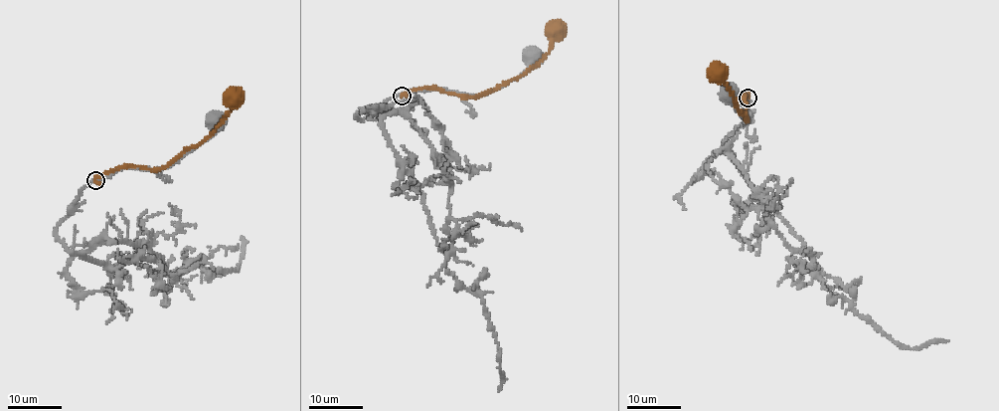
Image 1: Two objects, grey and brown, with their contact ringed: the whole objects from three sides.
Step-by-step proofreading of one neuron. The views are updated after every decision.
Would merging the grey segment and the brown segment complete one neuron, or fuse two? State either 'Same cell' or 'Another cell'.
Another cell

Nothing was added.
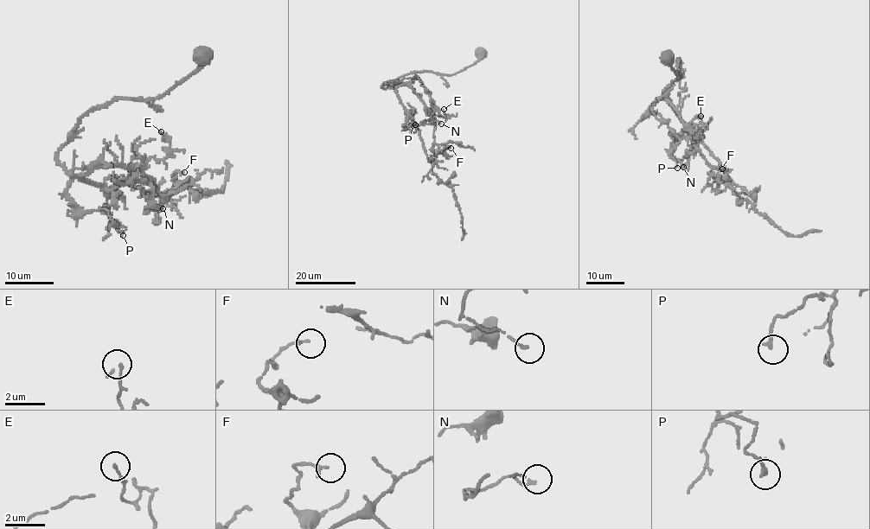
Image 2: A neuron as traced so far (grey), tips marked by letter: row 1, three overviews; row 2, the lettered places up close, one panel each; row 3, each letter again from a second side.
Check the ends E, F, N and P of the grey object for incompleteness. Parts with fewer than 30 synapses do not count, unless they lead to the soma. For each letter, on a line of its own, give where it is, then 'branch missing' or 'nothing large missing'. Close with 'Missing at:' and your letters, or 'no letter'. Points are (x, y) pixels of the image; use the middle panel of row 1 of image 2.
E: place (444, 109); nothing large missing
F: place (450, 148); nothing large missing
N: place (441, 124); nothing large missing
P: place (415, 124); nothing large missing
Missing at: no letter

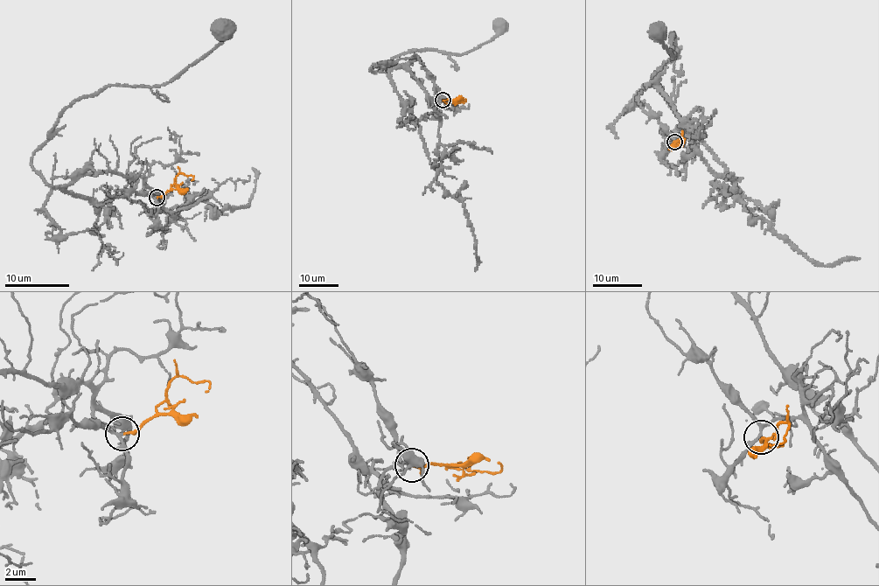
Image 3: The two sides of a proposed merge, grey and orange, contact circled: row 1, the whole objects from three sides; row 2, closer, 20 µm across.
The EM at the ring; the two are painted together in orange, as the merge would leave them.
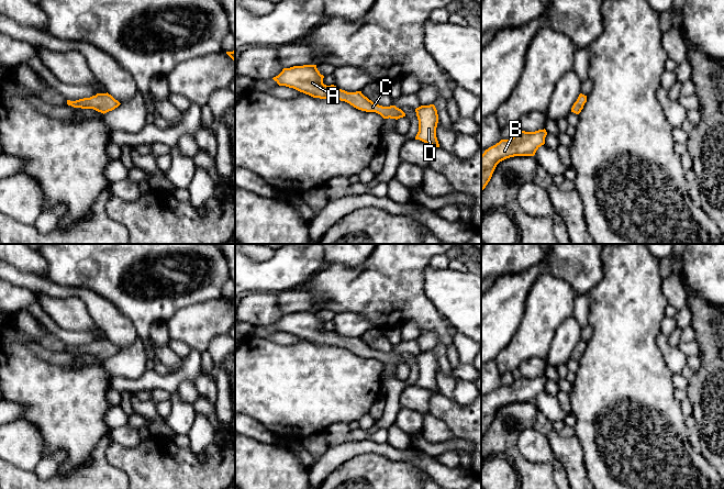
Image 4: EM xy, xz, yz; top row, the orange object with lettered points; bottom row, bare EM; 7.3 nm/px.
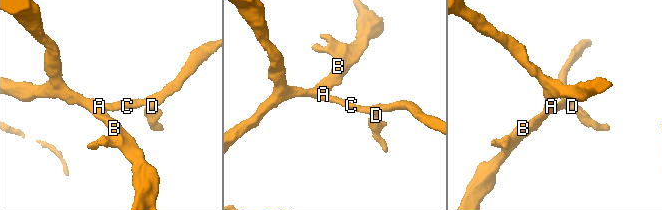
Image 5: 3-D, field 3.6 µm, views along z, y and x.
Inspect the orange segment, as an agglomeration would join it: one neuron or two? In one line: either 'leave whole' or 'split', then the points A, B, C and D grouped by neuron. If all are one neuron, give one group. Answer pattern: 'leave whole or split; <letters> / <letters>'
leave whole; A B C D

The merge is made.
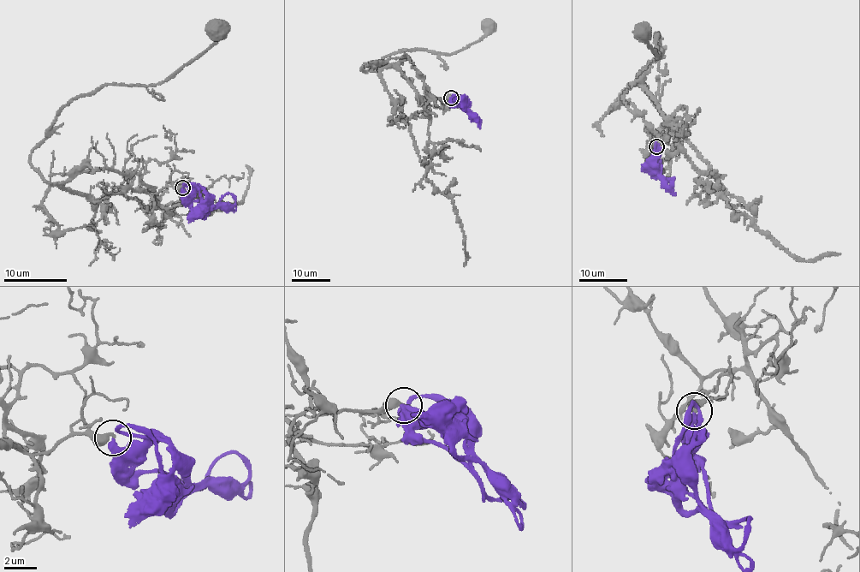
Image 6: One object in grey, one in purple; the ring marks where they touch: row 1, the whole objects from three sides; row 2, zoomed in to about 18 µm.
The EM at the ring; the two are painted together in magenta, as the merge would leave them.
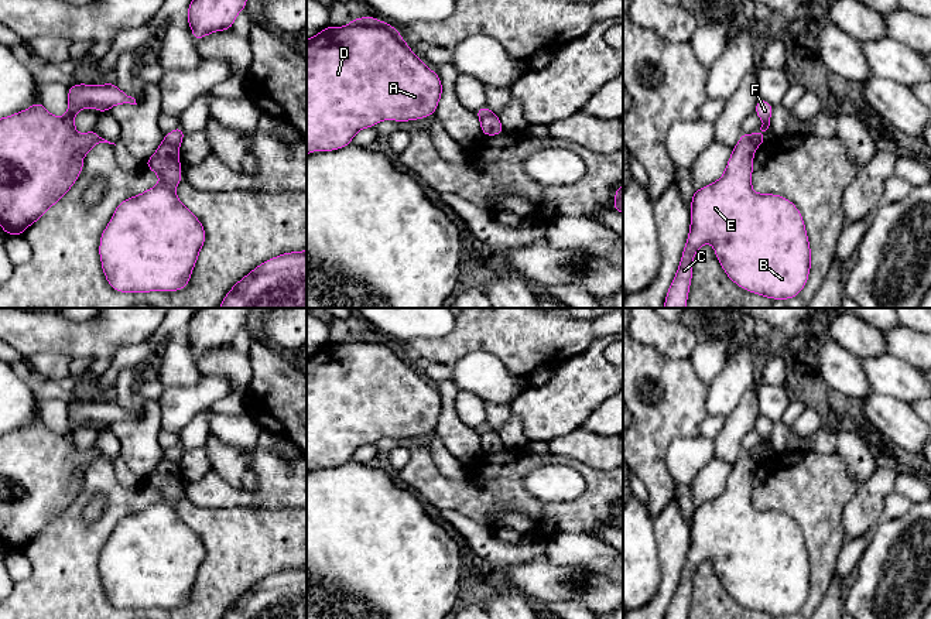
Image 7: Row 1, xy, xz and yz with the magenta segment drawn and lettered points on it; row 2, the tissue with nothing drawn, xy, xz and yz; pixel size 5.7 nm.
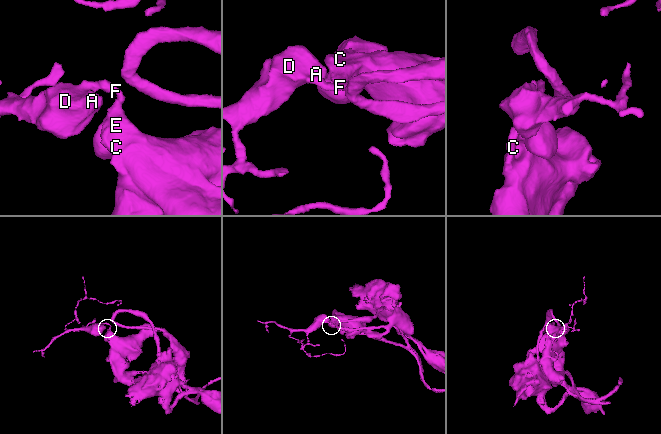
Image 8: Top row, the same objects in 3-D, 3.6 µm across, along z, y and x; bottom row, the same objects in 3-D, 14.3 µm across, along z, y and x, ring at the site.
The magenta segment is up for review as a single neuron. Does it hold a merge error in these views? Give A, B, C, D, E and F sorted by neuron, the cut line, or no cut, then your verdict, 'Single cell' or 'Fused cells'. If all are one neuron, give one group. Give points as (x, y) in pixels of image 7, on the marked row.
Groups: A D F / B C E. Split along xy (164, 139), (178, 147). Fused cells

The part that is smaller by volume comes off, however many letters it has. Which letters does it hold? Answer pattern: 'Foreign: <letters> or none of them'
Foreign: A, D, F

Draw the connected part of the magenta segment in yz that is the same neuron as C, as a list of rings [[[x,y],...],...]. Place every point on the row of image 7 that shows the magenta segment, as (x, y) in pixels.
[[[742,133],[723,175],[696,189],[678,270],[663,308],[685,308],[698,249],[711,243],[726,276],[771,300],[798,295],[811,271],[811,246],[798,208],[781,195],[752,189],[756,147]]]

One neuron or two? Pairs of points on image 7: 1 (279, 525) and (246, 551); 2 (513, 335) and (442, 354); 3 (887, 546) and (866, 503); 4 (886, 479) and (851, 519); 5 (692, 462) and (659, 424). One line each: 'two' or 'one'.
1: one
2: one
3: two
4: one
5: two

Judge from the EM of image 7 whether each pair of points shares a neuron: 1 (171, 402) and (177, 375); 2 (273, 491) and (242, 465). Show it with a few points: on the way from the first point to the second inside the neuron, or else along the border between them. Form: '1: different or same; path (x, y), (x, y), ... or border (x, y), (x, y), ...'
1: different; border (202, 375), (195, 383), (171, 385), (164, 389)
2: different; border (250, 451), (256, 486), (238, 489)

